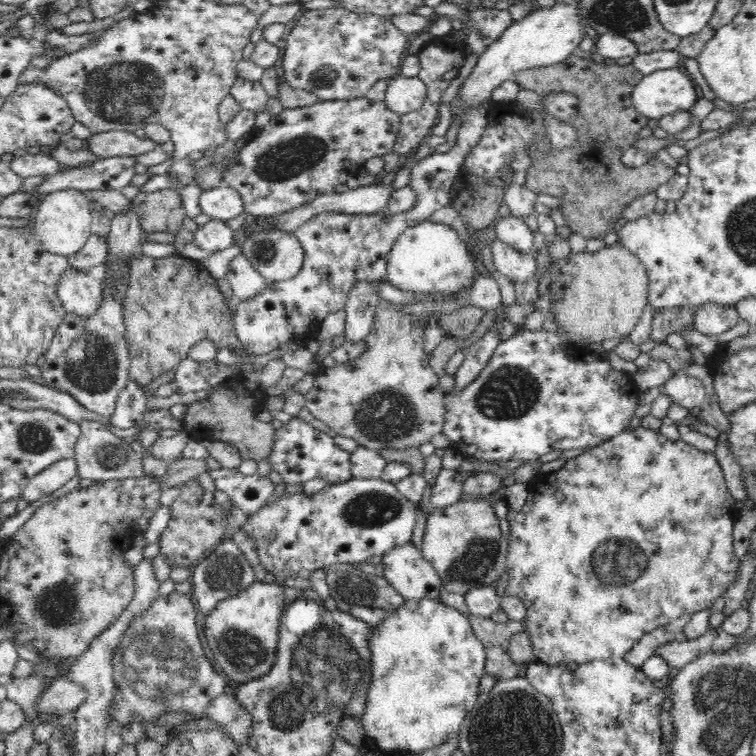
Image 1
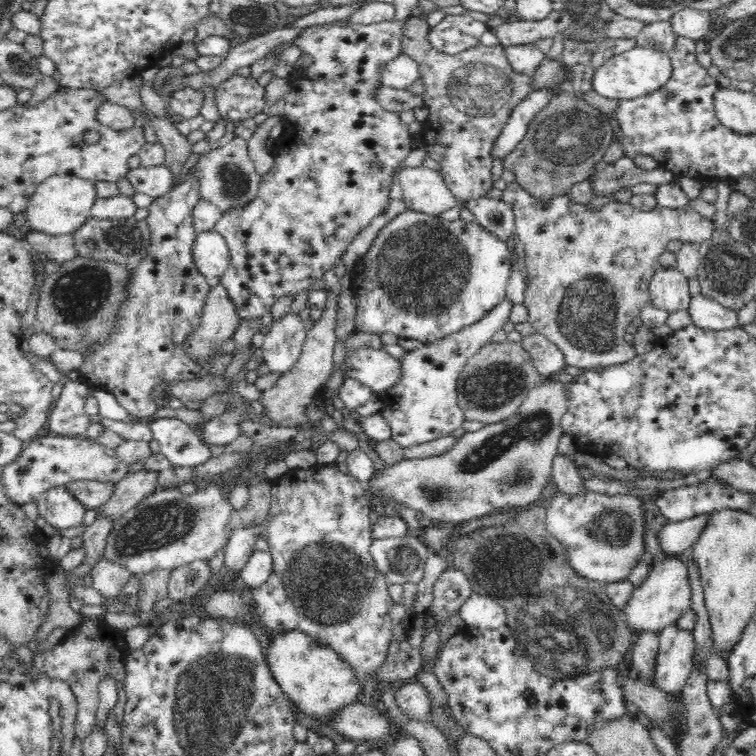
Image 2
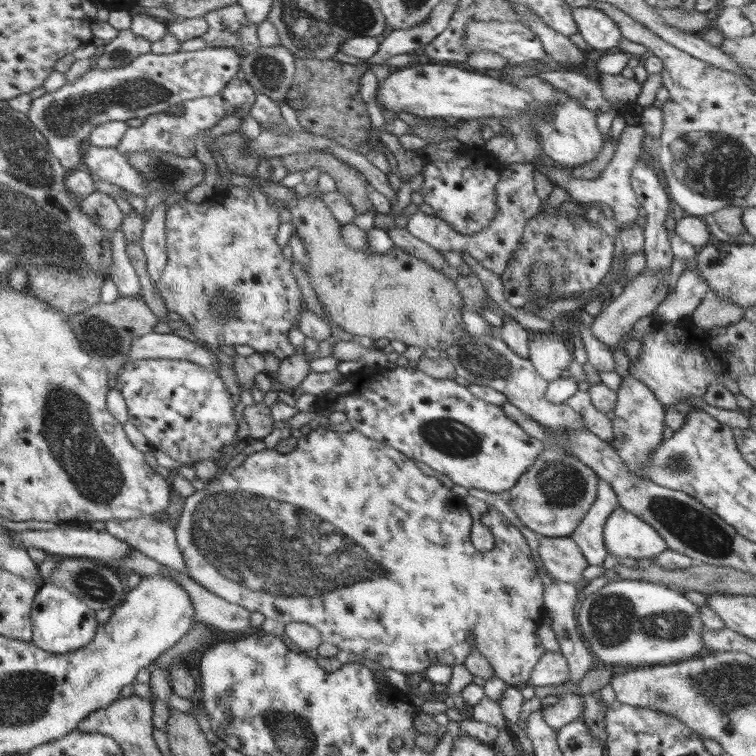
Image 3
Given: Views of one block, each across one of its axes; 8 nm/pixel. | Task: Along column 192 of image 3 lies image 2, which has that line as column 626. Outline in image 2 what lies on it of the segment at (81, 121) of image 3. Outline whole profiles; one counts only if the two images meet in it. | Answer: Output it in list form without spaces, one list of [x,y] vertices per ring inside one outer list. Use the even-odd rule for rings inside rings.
[[[636,45],[628,52],[606,60],[596,68],[592,79],[593,90],[604,98],[633,99],[649,95],[664,86],[671,77],[673,67],[668,53]]]

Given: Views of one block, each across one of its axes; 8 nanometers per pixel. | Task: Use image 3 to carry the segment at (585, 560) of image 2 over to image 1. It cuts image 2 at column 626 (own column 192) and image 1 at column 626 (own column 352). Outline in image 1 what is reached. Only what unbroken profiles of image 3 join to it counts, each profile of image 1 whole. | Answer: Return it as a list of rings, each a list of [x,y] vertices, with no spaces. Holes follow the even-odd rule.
[[[642,426],[627,429],[610,441],[570,458],[560,470],[551,474],[538,475],[530,482],[524,508],[518,512],[508,506],[506,518],[511,526],[511,537],[506,556],[506,575],[501,583],[501,591],[506,595],[520,597],[526,605],[527,618],[523,623],[525,632],[531,640],[536,660],[548,666],[566,667],[570,662],[580,665],[592,660],[606,660],[612,657],[623,659],[642,640],[644,634],[656,628],[662,628],[684,614],[693,615],[700,610],[706,610],[720,596],[724,596],[726,590],[737,578],[736,572],[740,566],[740,560],[736,557],[733,546],[734,524],[738,517],[737,500],[731,495],[726,484],[724,470],[718,463],[715,453],[700,452],[692,444],[686,444],[681,439],[670,441],[660,432],[646,430]]]

